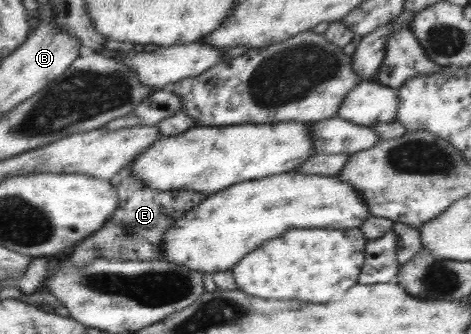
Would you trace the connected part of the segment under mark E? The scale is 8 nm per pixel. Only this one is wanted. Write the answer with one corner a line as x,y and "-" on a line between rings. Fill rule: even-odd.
125,170
118,172
110,182
119,196
119,205
115,207
112,218
107,219
99,231
74,246
75,250
69,256
68,264
75,268
85,268
99,258
123,261
158,260
162,256
159,253
164,252
163,237
175,227
187,210
193,210
208,197
207,193
187,189
151,189
145,181

